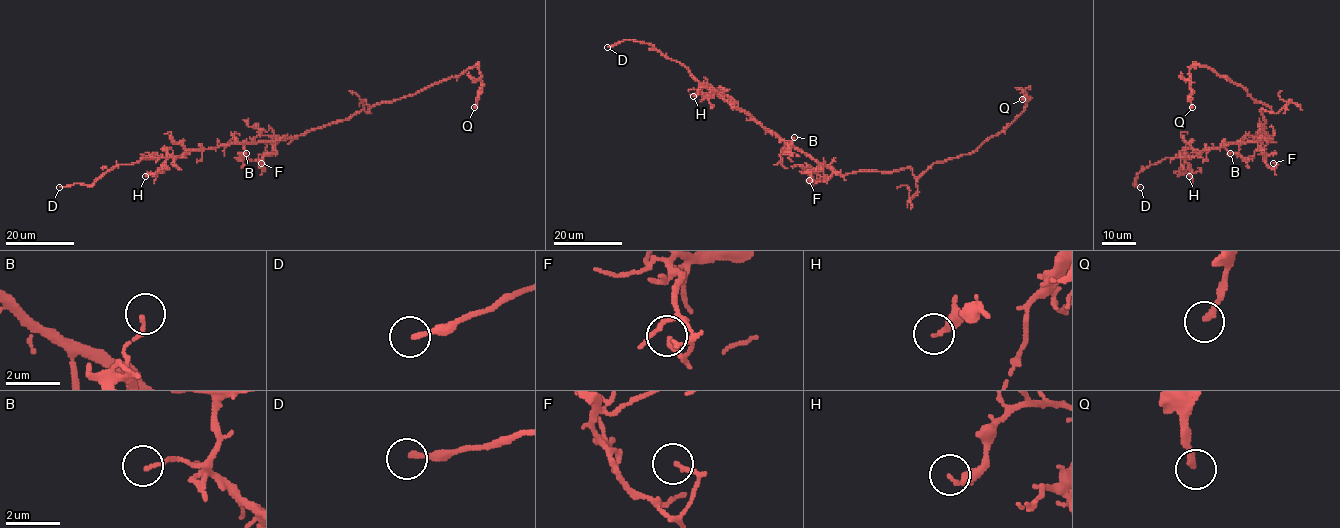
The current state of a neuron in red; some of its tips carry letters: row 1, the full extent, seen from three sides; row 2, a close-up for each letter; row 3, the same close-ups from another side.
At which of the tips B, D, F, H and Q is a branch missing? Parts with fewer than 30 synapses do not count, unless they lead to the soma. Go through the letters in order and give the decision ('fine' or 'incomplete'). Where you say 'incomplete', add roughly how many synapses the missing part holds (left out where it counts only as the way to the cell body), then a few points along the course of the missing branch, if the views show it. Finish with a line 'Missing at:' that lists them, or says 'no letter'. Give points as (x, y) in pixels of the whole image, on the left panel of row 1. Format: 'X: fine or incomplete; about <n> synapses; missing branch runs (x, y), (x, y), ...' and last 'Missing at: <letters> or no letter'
B: fine
D: incomplete; missing branch runs (59, 187), (31, 184), (0, 213)
F: fine
H: fine
Q: fine
Missing at: D

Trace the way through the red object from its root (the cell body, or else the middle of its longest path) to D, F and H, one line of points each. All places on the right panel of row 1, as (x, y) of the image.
D: (1266, 137), (1204, 149), (1193, 156), (1163, 159), (1136, 175), (1133, 184), (1140, 187)
F: (1266, 137), (1260, 138), (1258, 145), (1266, 164), (1274, 170), (1277, 165), (1273, 163)
H: (1266, 137), (1228, 143), (1186, 156), (1180, 173), (1189, 176)

